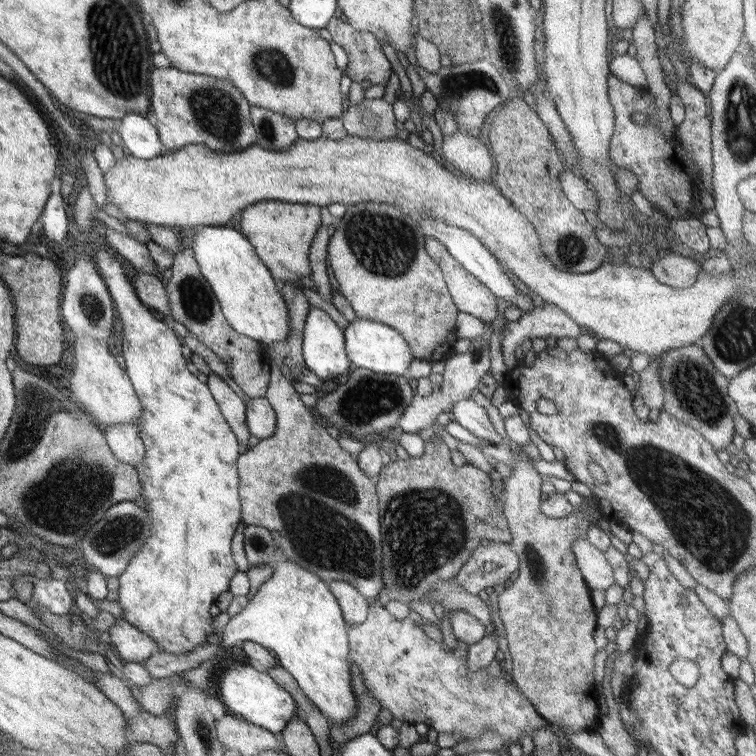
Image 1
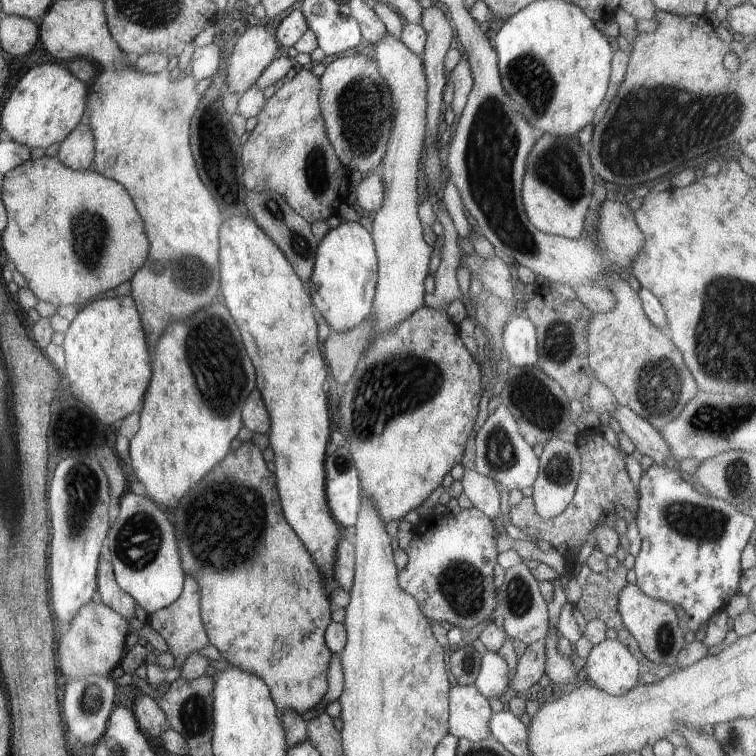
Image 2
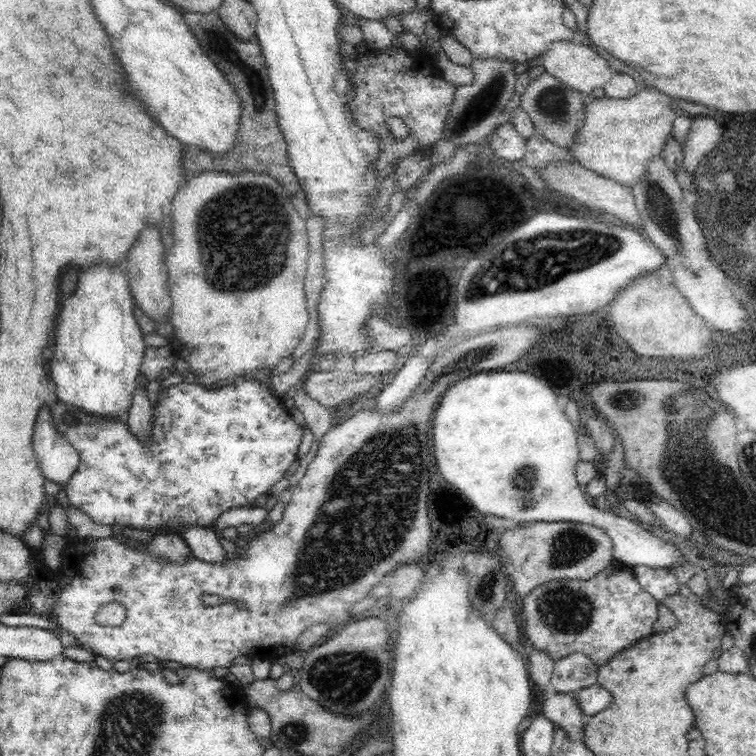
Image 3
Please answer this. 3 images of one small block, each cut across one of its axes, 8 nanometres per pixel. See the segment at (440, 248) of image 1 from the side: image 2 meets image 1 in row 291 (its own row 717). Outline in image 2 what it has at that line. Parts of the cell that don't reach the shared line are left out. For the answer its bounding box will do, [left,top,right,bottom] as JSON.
[448,684,491,741]

